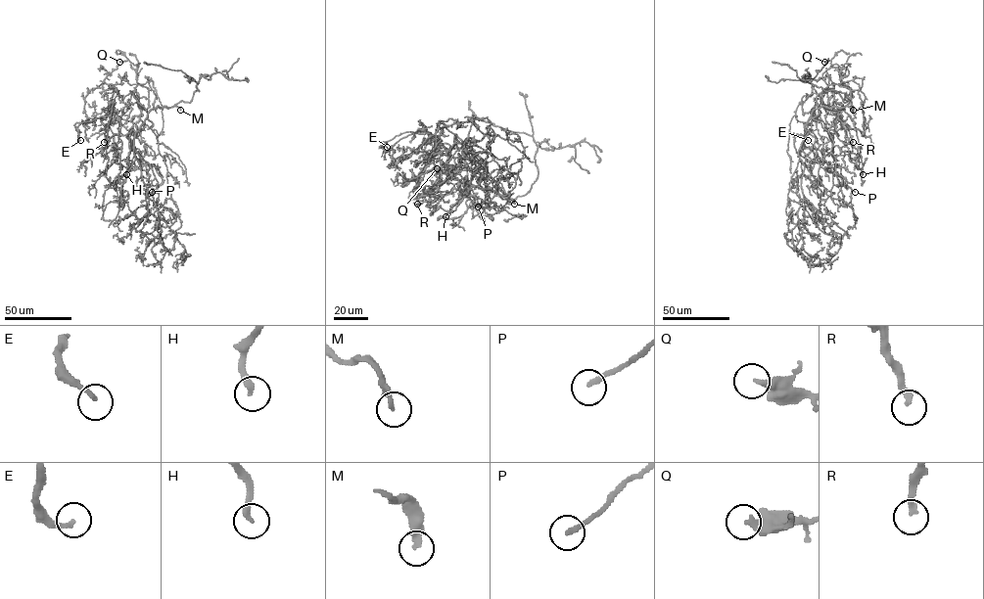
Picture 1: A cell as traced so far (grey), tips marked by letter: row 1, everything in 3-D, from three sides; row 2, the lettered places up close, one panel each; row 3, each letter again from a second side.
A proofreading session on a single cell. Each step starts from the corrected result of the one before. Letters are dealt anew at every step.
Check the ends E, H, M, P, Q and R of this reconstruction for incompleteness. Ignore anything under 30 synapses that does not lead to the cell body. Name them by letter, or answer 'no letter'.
M, P

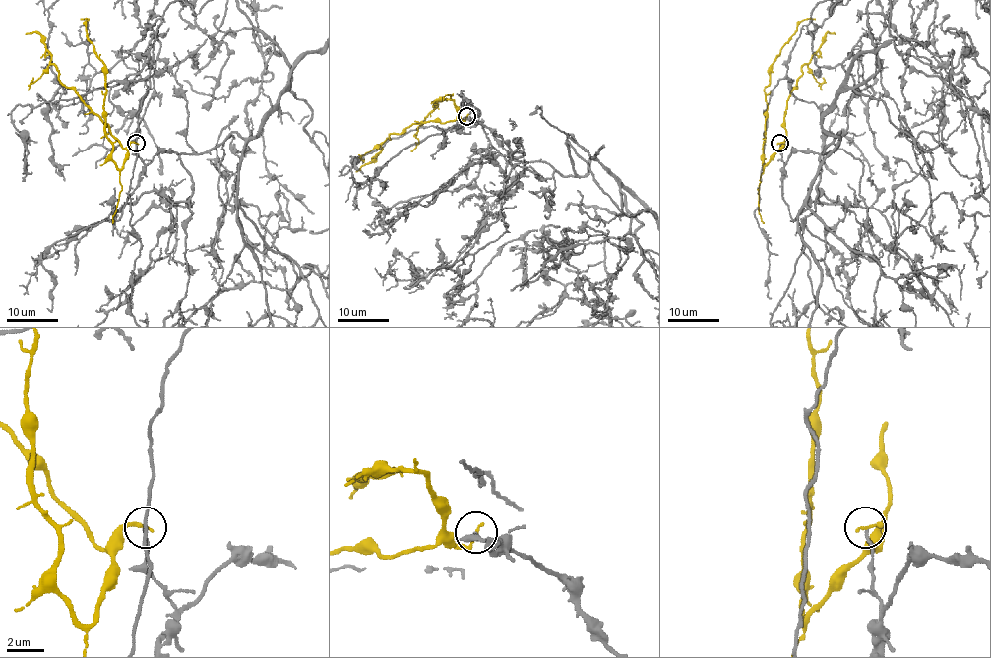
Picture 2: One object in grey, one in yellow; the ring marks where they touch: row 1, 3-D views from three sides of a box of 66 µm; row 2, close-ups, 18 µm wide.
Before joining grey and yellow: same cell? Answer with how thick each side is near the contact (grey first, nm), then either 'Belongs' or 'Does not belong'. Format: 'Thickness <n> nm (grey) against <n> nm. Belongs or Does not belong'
Thickness 130 nm (grey) against 150 nm. Does not belong

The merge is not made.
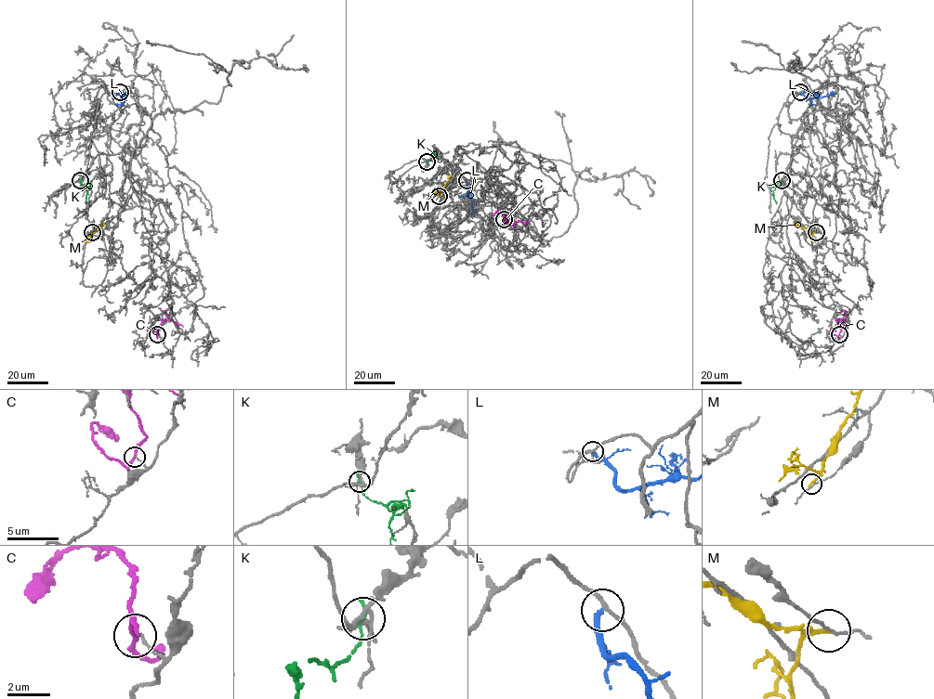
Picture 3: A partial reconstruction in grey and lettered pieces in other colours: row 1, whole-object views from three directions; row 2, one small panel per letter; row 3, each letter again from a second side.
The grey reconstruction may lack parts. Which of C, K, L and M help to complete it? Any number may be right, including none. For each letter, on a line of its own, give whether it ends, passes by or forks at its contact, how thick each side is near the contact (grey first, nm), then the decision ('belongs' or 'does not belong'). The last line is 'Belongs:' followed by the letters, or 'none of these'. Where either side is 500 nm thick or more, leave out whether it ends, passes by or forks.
C: it passes by; calibres 90 and 190 nm; does not belong
K: it ends; calibres 180 and 130 nm; does not belong
L: it ends; calibres 170 and 240 nm; does not belong
M: it ends; calibres 100 and 190 nm; does not belong
Belongs: none of these

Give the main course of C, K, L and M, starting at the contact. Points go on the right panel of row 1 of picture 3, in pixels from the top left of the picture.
C: (839, 334), (841, 330), (837, 319), (844, 319), (841, 319), (843, 327)
K: (782, 180), (773, 191), (776, 203)
L: (800, 92), (807, 100), (834, 93), (834, 96)
M: (816, 232), (808, 230), (795, 221)

